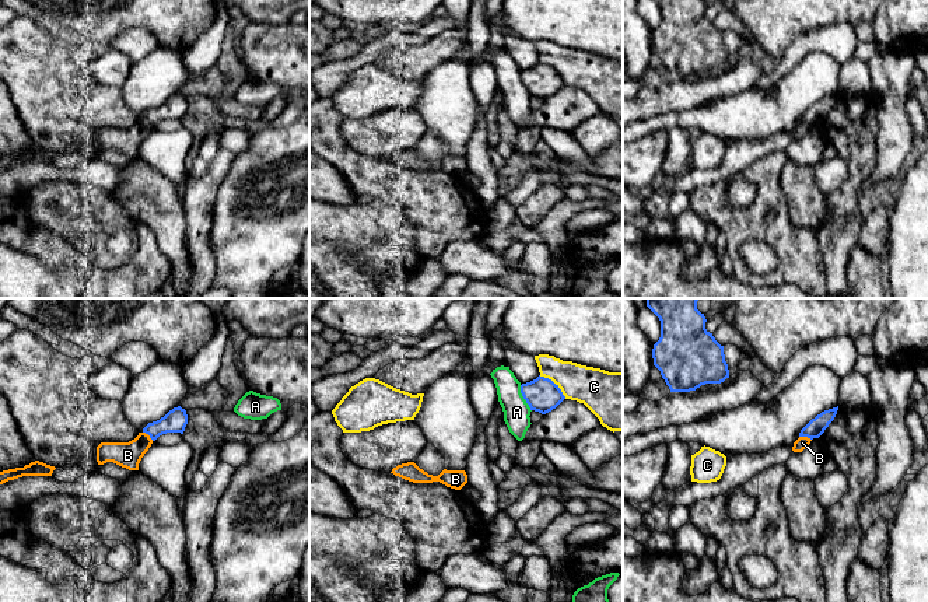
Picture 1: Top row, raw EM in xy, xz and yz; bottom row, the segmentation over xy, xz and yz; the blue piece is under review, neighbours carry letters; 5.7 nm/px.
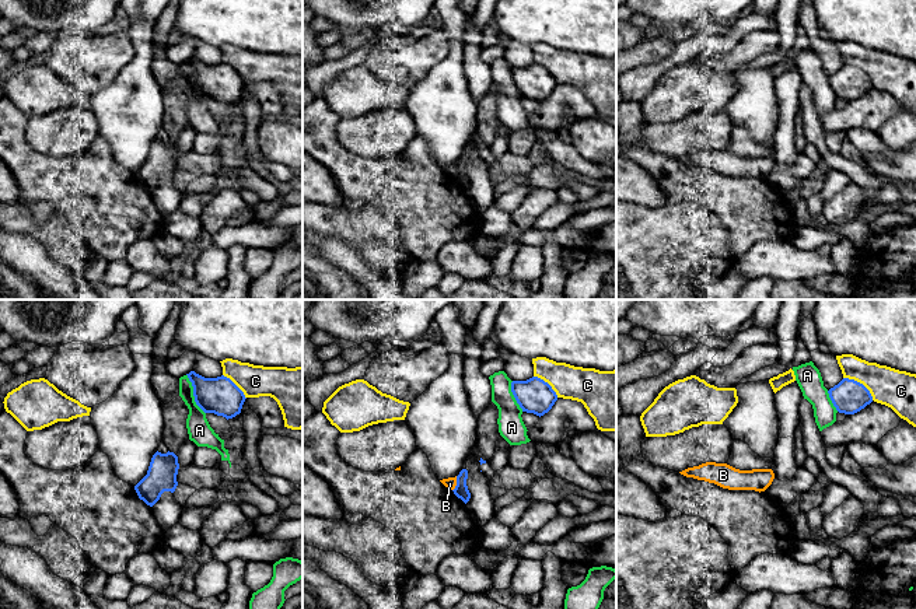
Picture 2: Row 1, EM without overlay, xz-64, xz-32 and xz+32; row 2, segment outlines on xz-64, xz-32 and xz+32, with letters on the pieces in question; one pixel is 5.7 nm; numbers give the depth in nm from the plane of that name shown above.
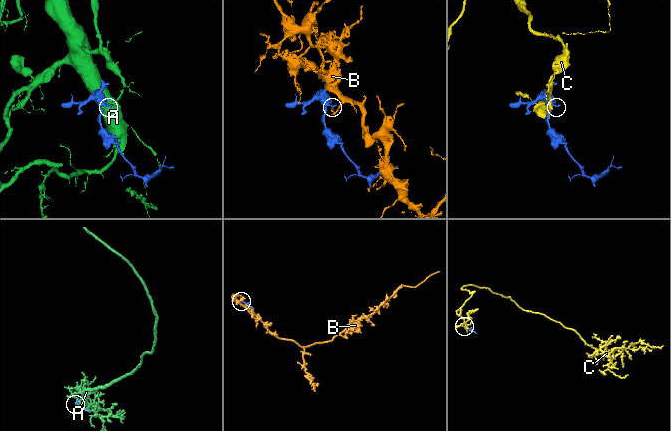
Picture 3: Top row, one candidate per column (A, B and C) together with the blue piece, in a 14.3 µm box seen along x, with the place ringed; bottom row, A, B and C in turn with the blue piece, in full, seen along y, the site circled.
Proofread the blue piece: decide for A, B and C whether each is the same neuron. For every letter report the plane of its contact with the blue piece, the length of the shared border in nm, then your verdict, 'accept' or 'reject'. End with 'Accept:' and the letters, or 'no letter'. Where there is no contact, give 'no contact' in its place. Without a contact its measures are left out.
A: meets blue in xz; contact 170 nm long; reject
B: meets blue in yz; contact 80 nm long; reject
C: meets blue in xz; contact 200 nm long; reject
Accept: no letter

